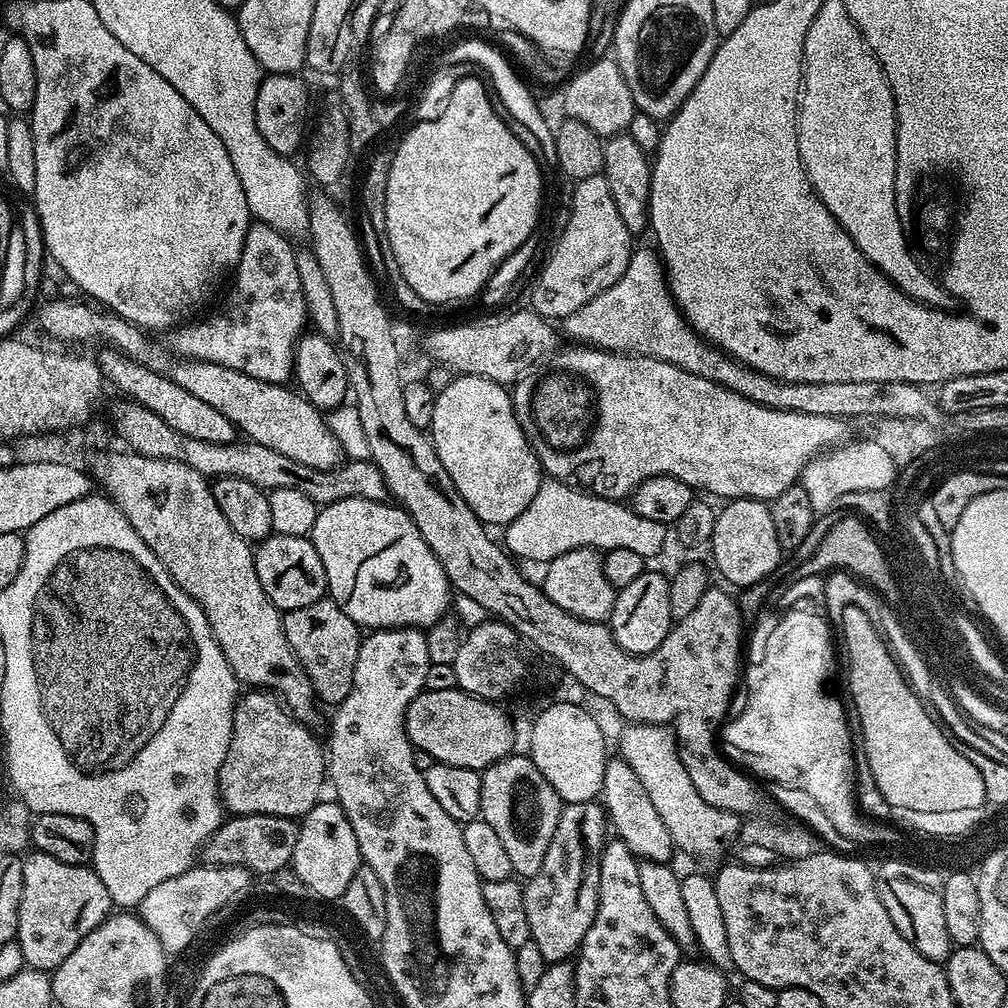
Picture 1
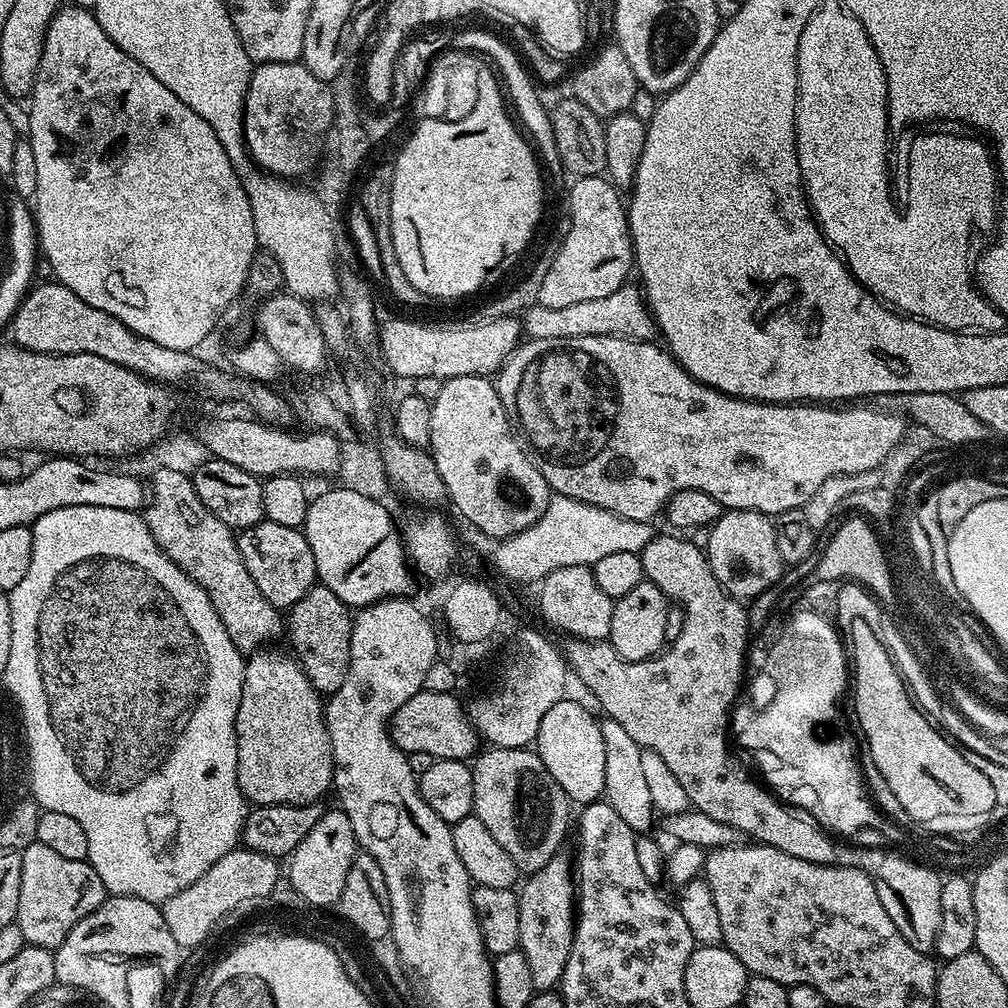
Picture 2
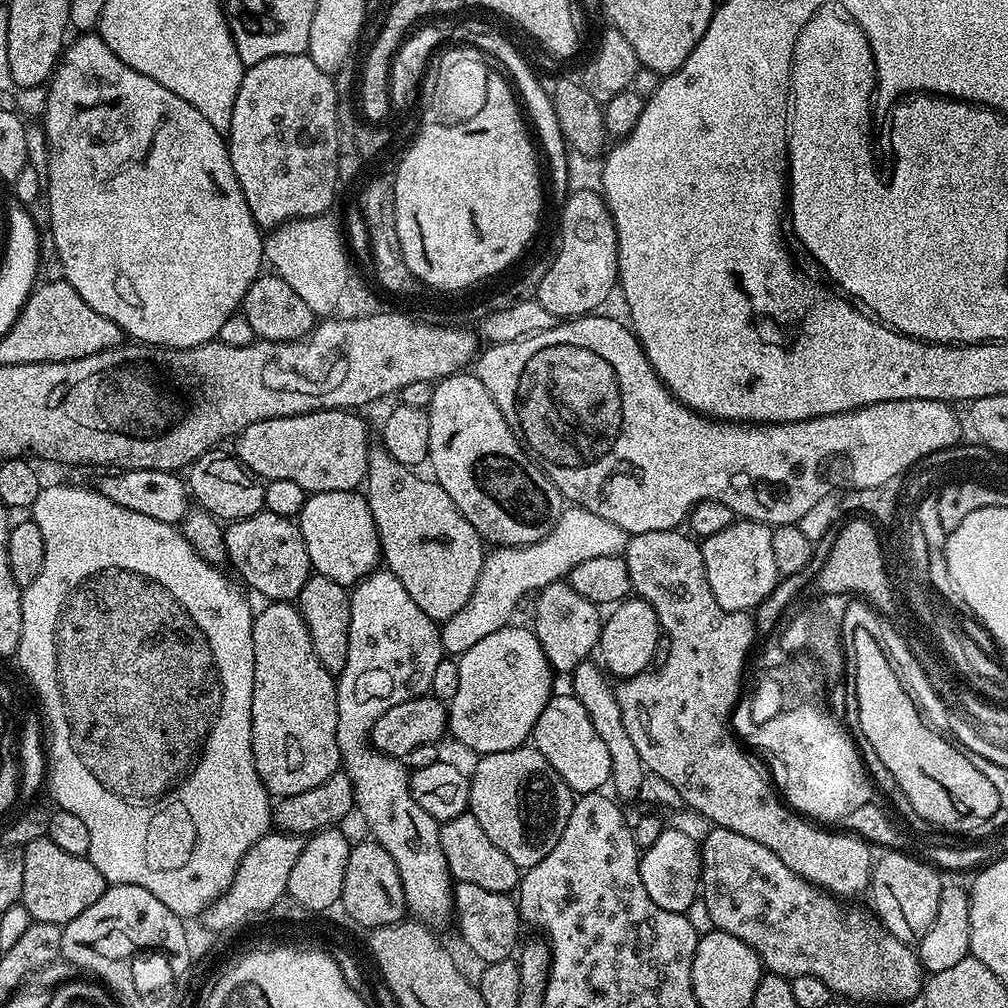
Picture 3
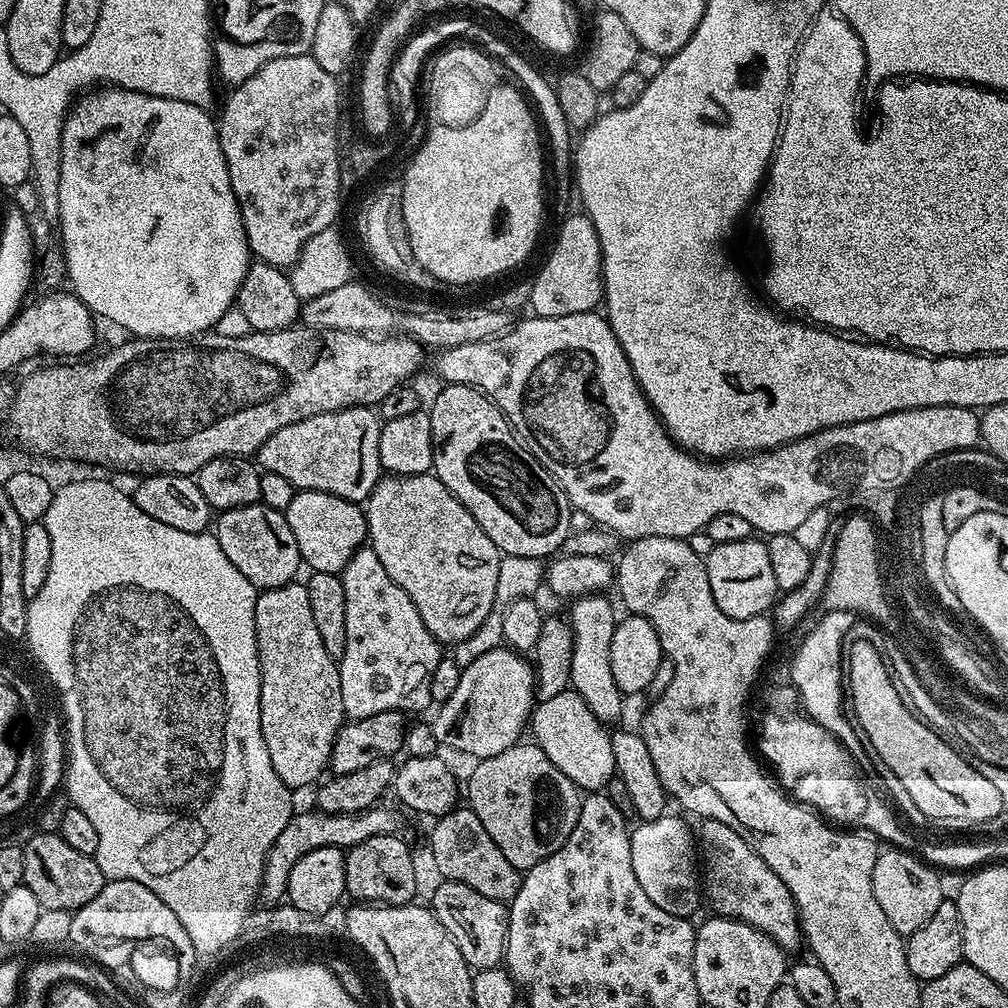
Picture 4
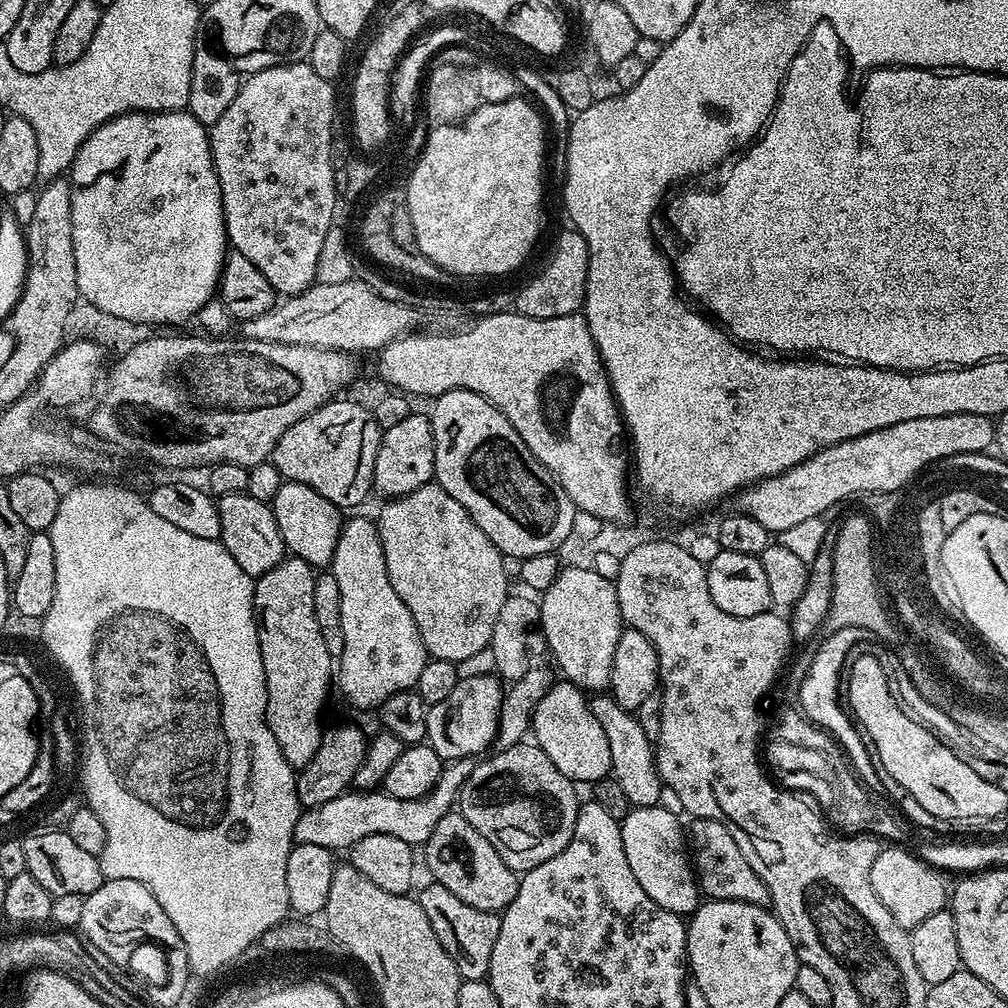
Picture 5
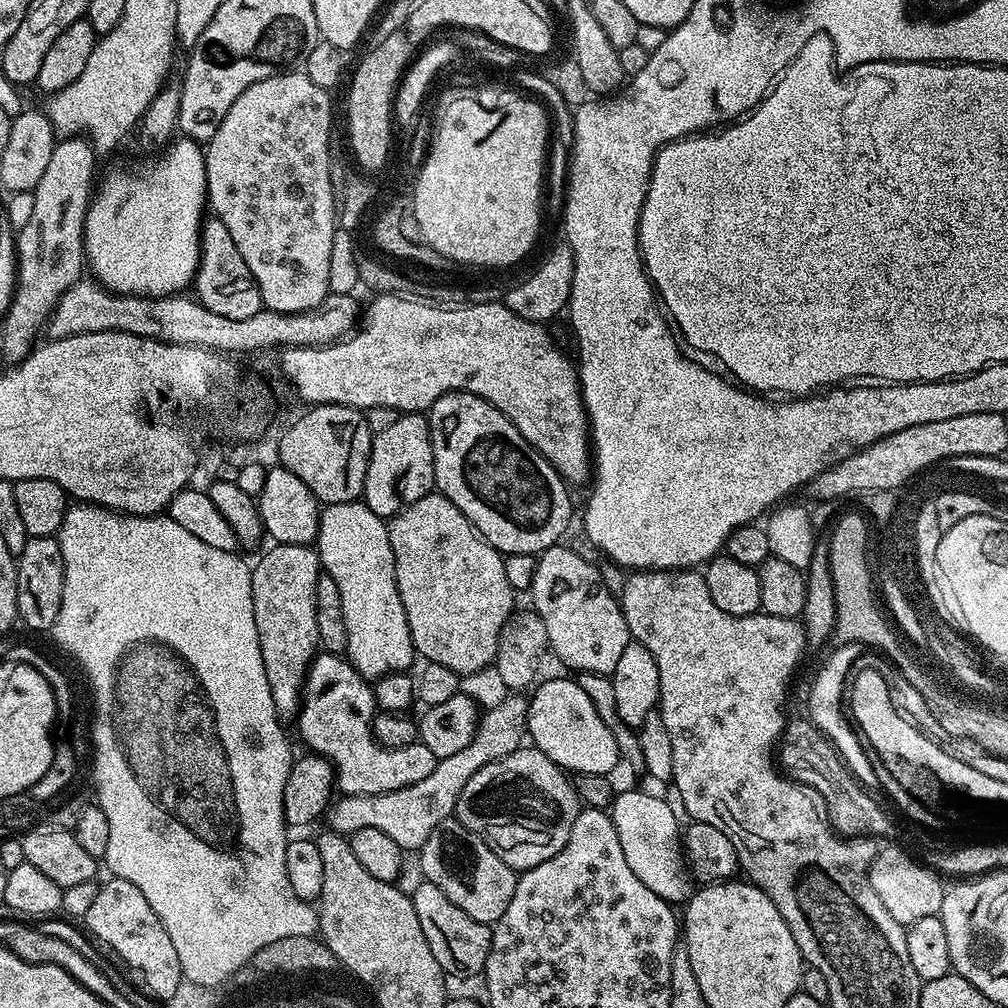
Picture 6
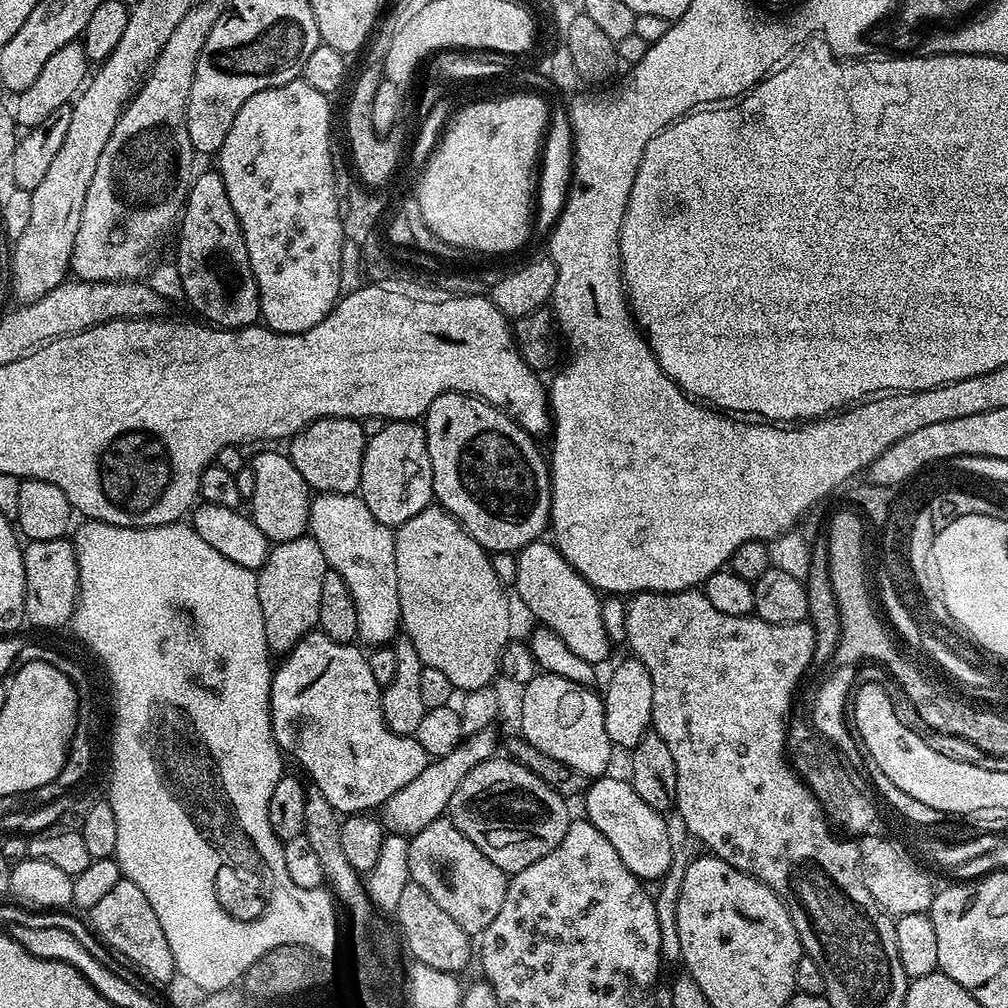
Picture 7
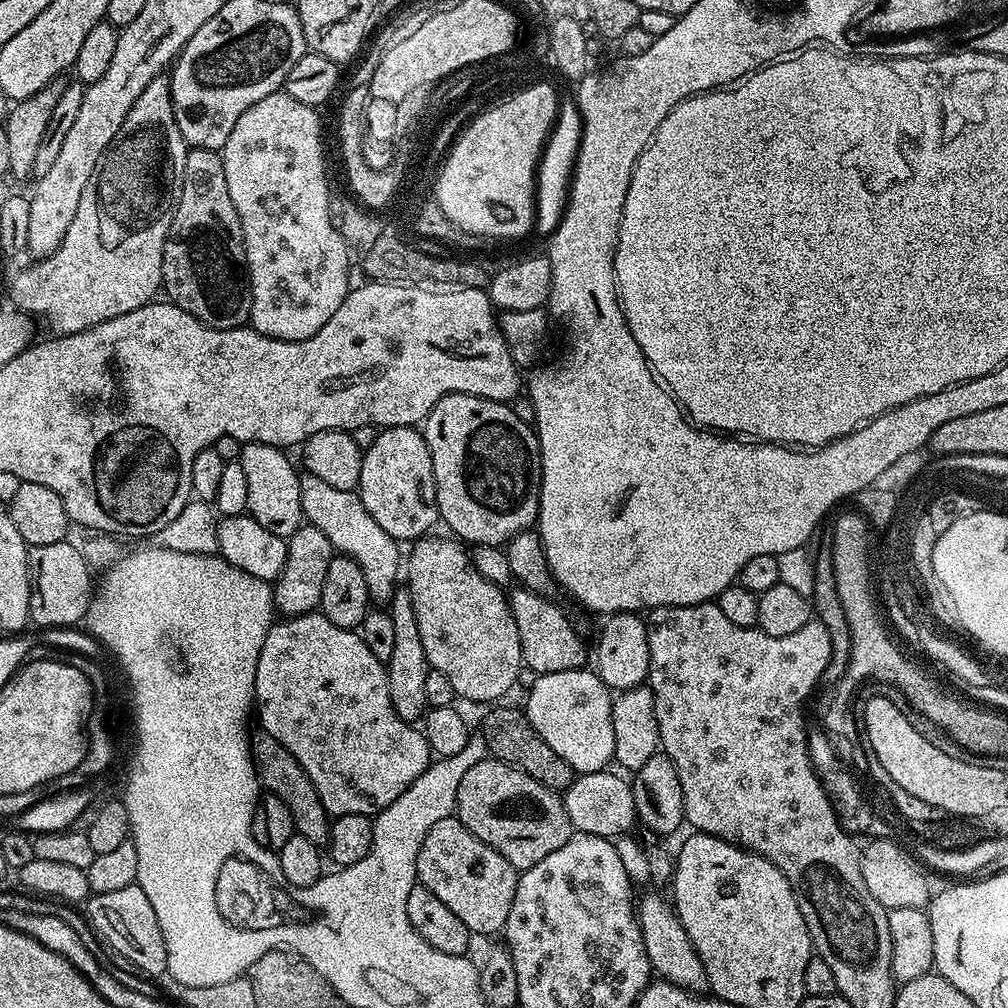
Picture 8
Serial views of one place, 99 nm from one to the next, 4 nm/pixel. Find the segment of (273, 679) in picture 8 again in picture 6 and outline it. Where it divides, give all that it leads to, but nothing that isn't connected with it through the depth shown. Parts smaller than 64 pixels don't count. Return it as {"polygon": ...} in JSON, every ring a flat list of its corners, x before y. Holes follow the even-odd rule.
{"polygon":[[321,651,313,656,308,677,304,680,300,711,294,720,300,731,300,740,308,747,305,749,309,753,323,756,332,765,332,771,336,773,335,787,345,796,386,794,414,786,414,782,422,782,422,778,429,776,436,765,436,757,421,742,401,748,386,748,376,739,373,724,378,709,372,690,373,685,358,674,349,660,334,652]]}

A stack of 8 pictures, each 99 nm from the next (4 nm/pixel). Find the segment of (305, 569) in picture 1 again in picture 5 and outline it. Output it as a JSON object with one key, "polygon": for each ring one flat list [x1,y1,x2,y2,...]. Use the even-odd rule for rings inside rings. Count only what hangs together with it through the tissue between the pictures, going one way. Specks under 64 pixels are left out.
{"polygon":[[239,492,219,497,216,500,216,509,220,523,219,541,230,558,234,558,234,562,238,562,238,566,242,566,248,576,259,578,286,559,282,534,278,534,278,522,274,522,274,514,269,505,258,502,258,498,247,492]]}

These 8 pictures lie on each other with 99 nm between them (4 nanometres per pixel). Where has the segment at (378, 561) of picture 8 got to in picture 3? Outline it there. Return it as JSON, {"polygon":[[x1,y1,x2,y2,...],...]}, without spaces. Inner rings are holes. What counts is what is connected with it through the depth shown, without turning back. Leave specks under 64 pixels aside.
{"polygon":[[373,570,355,585,350,592,352,605,350,606,350,642,348,643,348,657,346,658,346,666,338,673,336,680,336,701,338,702,338,730,336,737,338,738,338,750,340,751,340,762,342,771,352,779,354,786,354,794,356,795,357,813,364,815,364,820,368,823,371,839,377,840,386,850,386,854,390,854,390,858,394,858,394,866,398,866,398,874,402,878,402,890,404,891,404,902,407,911,413,917,419,918,424,922,433,922,432,920,449,919,452,912,452,890,454,881,450,870,446,864,446,854,442,854,442,842,440,841,440,824,430,814,426,814,426,810,422,810,422,806,418,806,418,802,414,802,412,791,408,785,410,772,407,767,397,757,387,756,379,752,377,748,373,748,370,743,370,733,374,722,378,722,378,718,382,718,382,714,386,714,386,710,390,710,390,706,398,706,398,702,406,702,413,700,416,696,423,696,431,689,432,679,434,678,434,670,438,666,438,662,445,659,446,653,444,647,440,645,440,629,437,621,432,620,426,614,422,614,422,610,418,610,418,605,414,603,414,598,410,598,410,594,406,594,406,586,402,586,402,582,398,582,398,578,394,578,394,574,387,570]]}

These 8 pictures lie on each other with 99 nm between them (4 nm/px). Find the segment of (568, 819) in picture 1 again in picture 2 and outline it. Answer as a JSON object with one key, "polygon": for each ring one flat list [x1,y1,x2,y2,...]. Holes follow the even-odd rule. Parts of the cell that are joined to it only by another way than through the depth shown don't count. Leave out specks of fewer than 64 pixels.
{"polygon":[[557,854,550,858,542,870,531,873,518,888,519,949,526,954,526,962,530,965,530,974,534,974,534,986,538,992,553,991,559,985,576,933,578,901,574,860,571,855,564,855]]}

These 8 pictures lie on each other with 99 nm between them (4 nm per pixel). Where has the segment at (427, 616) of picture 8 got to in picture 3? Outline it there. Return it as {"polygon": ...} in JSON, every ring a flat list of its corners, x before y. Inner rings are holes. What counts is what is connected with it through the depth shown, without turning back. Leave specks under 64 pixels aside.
{"polygon":[[369,443,366,495,368,497,368,505,370,506,370,514,374,518,374,526,378,530,383,563,388,563,385,564,387,571,392,572,394,578,398,578,398,582,402,582,402,586,406,586,406,594,410,594,410,598,414,598,414,603,418,605,418,610,422,610,422,614,426,614,437,622,443,622,454,618,454,614,458,614,458,610,462,610,462,606,466,606,466,602,470,602,470,594,474,594,474,586,478,586,478,578,484,569,486,544,485,541,481,540,479,534,476,533,474,526,470,526,470,522,466,522,462,510,458,510,458,506,454,506,454,498,450,498,450,494,446,494,446,490,442,490,442,486,437,484,435,479,429,478,427,475,425,475,426,477,419,476,416,472,419,471,413,470,409,465,398,462,393,458,393,456,384,449,383,443]]}

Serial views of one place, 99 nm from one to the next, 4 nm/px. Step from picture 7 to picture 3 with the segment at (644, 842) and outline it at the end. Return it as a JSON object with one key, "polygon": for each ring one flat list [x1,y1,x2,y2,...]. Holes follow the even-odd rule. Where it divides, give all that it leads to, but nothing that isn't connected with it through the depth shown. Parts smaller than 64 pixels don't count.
{"polygon":[[672,826,665,827,664,833,654,842,654,846,643,849,640,857,640,873,642,886,646,886,646,894,662,910,691,913,692,903,697,903,702,892,700,883,700,844,692,841,684,832]]}

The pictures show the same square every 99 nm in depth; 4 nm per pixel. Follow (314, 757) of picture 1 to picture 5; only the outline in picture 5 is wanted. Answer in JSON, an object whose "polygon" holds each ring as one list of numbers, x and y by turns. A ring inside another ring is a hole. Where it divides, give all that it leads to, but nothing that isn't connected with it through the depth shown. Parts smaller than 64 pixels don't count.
{"polygon":[[289,555,274,570,262,574,254,584,252,604,256,607,256,629,262,654,262,666,266,674,266,722,274,742,282,750,286,762,294,770,305,768,314,758,324,737,326,727,324,707,328,704,328,691,334,688,334,657,326,650,318,618,314,618,314,582,317,569,302,558]]}

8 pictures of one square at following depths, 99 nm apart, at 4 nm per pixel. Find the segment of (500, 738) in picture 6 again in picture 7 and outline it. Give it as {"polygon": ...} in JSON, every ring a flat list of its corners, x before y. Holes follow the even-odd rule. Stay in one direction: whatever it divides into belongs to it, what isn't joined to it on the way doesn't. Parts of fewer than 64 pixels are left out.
{"polygon":[[489,726,474,732,474,736,467,737,463,742,457,744,445,756,435,757,410,782,407,786,402,786,394,798,390,798,382,809,382,823,389,833,399,834,405,838,411,838,416,833,426,830,430,822,441,819,448,811,450,798,454,798,454,790,458,790,458,785,462,783,462,778,474,770,482,762,493,759,496,752,496,732,495,727]]}

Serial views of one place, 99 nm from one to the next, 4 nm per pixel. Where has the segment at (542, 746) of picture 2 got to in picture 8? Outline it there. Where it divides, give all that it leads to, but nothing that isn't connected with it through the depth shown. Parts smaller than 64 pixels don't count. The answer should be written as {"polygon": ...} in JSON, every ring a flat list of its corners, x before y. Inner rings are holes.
{"polygon":[[587,667,557,672,541,672,534,686,526,692,526,715,534,730,552,750,570,764,576,774,603,772,614,760,614,722,612,721,613,697,600,681,595,671]]}

